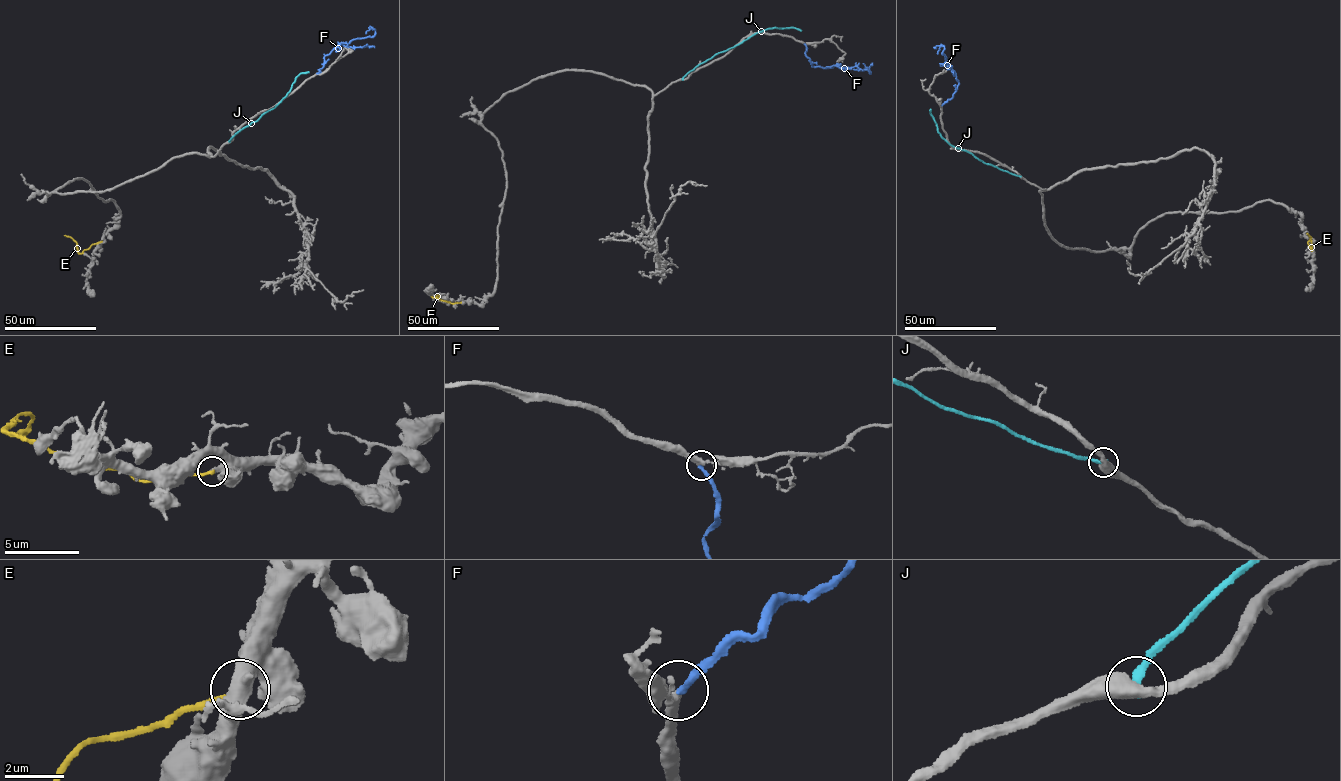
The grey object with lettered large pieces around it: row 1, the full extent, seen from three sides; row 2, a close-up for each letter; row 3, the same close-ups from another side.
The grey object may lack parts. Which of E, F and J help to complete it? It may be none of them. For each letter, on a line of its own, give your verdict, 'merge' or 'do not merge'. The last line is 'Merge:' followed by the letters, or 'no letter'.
E: do not merge
F: merge
J: do not merge
Merge: F

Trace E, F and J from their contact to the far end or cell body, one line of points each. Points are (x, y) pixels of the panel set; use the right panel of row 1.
E: (1307, 233), (1311, 237), (1312, 250), (1308, 241), (1310, 236)
F: (942, 105), (951, 98), (959, 82), (955, 72), (946, 66), (948, 64), (942, 54), (944, 47), (935, 48)
J: (1020, 176), (986, 164), (950, 144), (938, 132), (931, 109)

